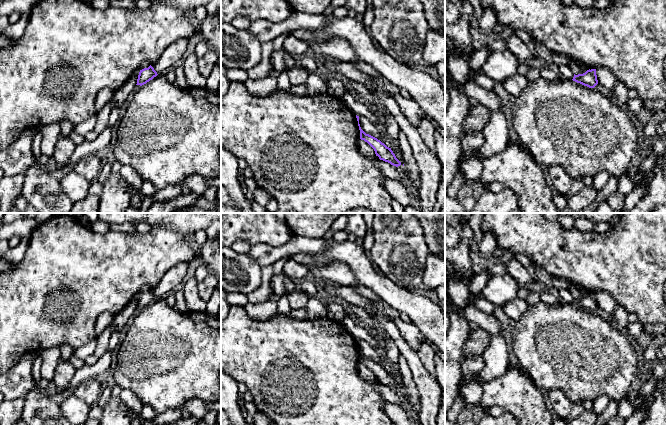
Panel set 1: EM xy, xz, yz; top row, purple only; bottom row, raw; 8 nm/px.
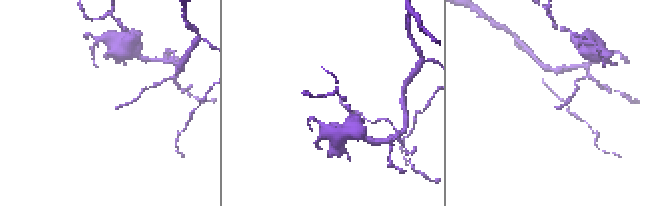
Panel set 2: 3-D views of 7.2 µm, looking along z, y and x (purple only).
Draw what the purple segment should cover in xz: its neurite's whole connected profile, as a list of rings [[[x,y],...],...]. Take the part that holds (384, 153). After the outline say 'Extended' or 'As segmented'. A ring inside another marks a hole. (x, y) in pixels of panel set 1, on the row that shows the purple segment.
[[[356,115],[356,118],[360,130],[360,139],[367,142],[374,149],[376,156],[378,156],[380,160],[388,162],[391,165],[396,167],[400,166],[401,162],[396,158],[391,148],[387,147],[384,143],[382,143],[377,138],[369,134],[366,134],[360,127],[359,116]]]. As segmented

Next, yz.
[[[589,69],[583,74],[574,74],[572,80],[589,88],[594,88],[598,84],[596,69]]]. As segmented

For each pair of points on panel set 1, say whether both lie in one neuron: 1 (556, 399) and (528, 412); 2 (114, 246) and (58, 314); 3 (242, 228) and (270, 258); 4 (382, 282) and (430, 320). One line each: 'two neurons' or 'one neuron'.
1: two neurons
2: one neuron
3: two neurons
4: one neuron

